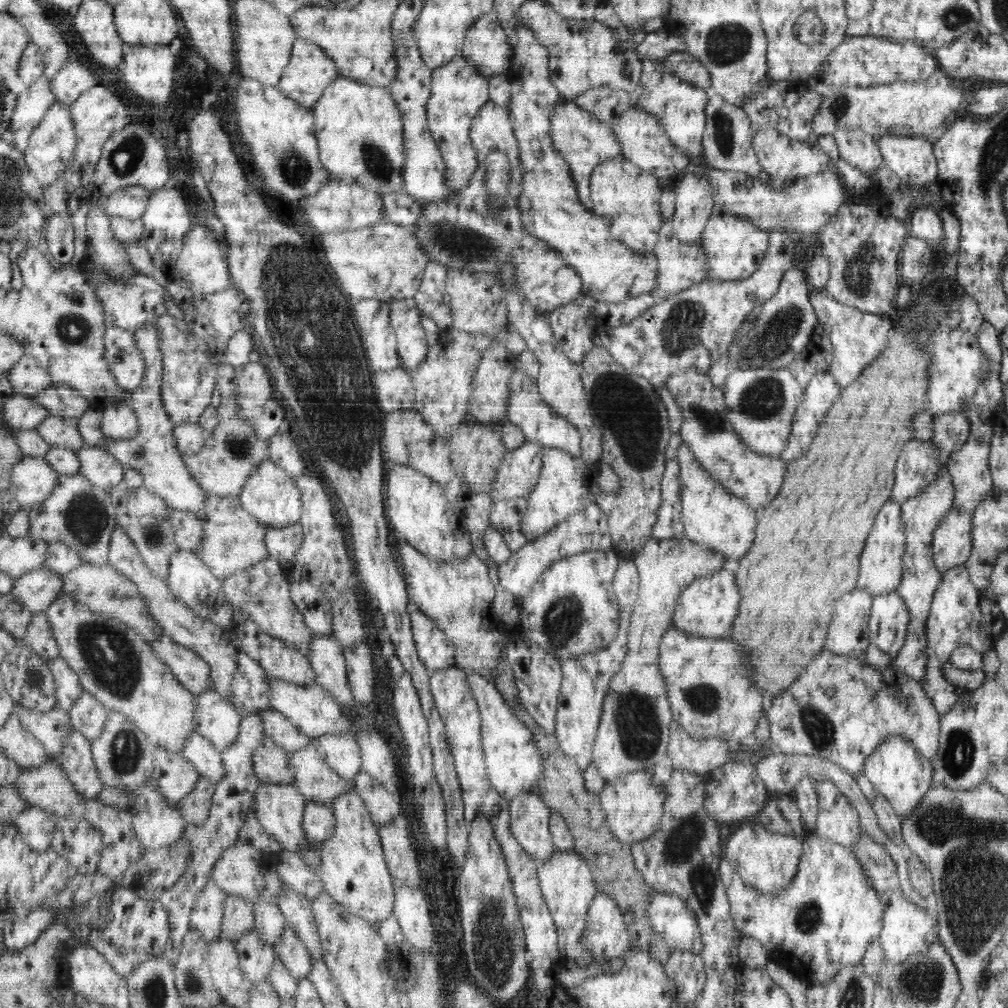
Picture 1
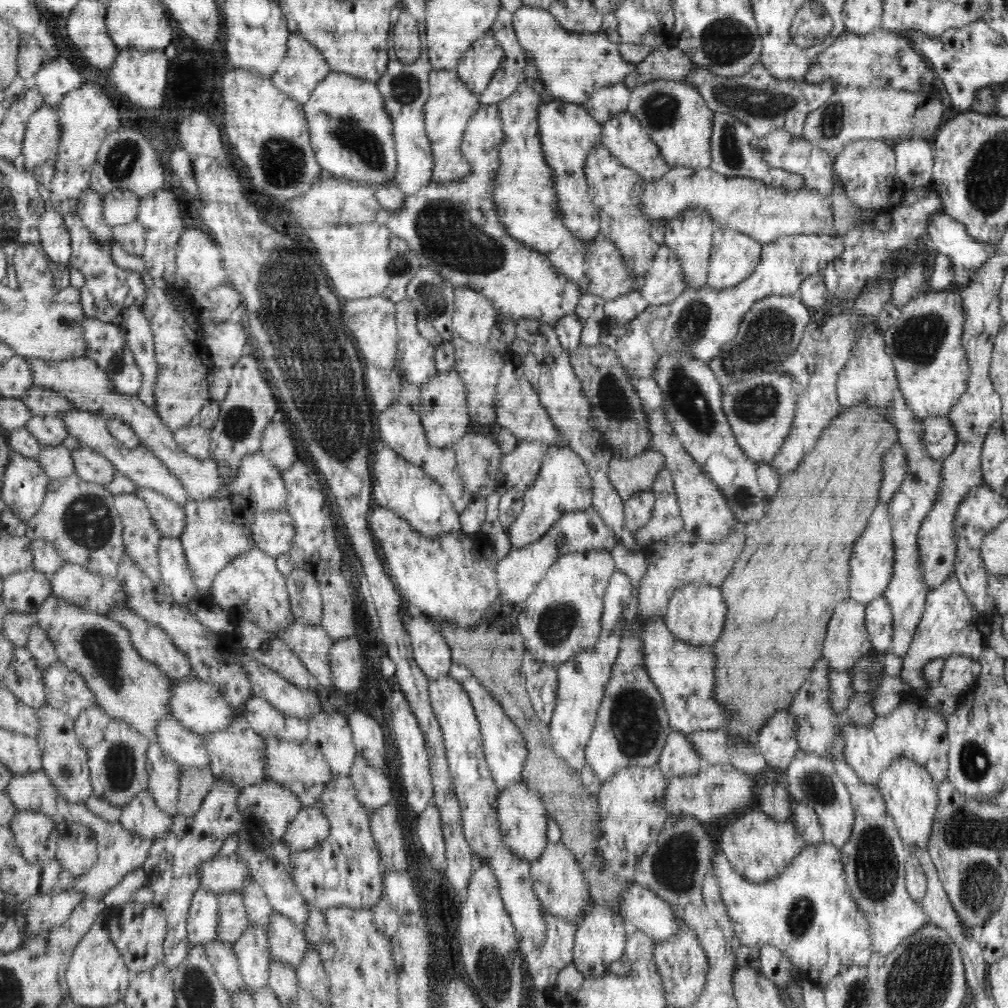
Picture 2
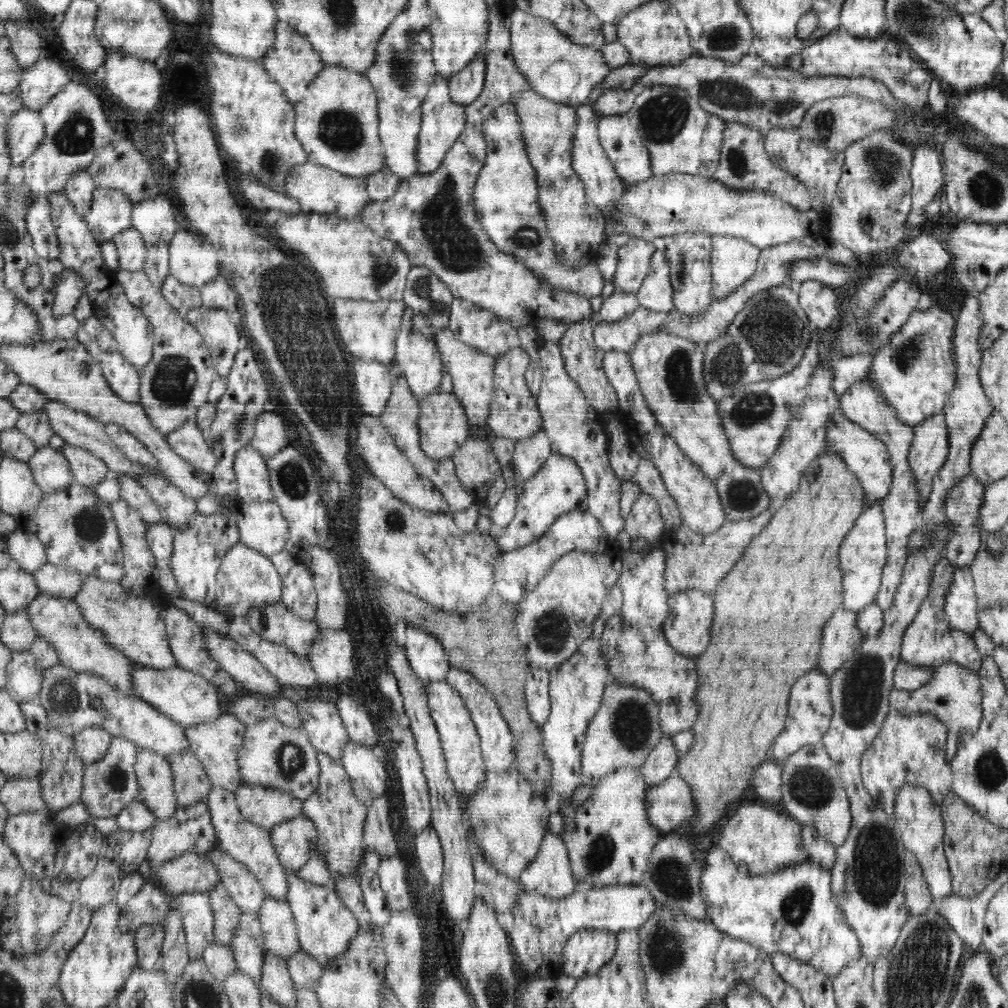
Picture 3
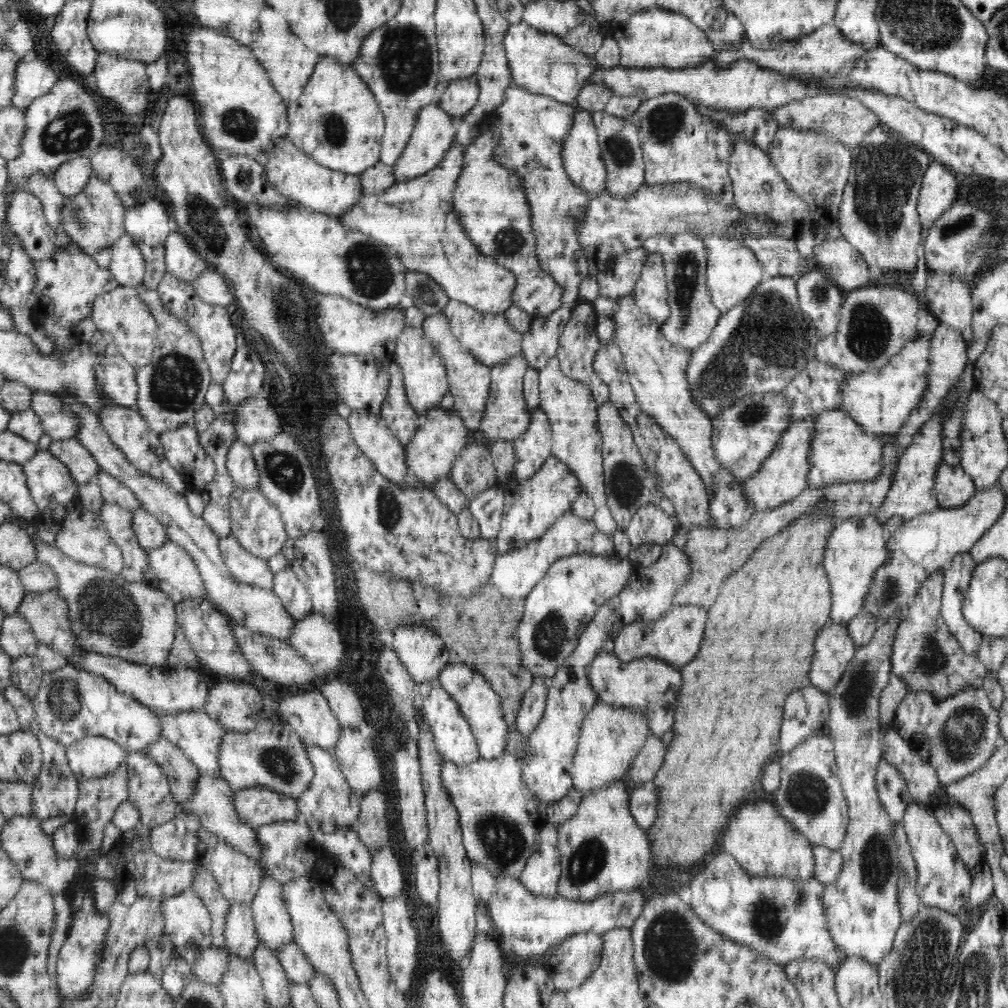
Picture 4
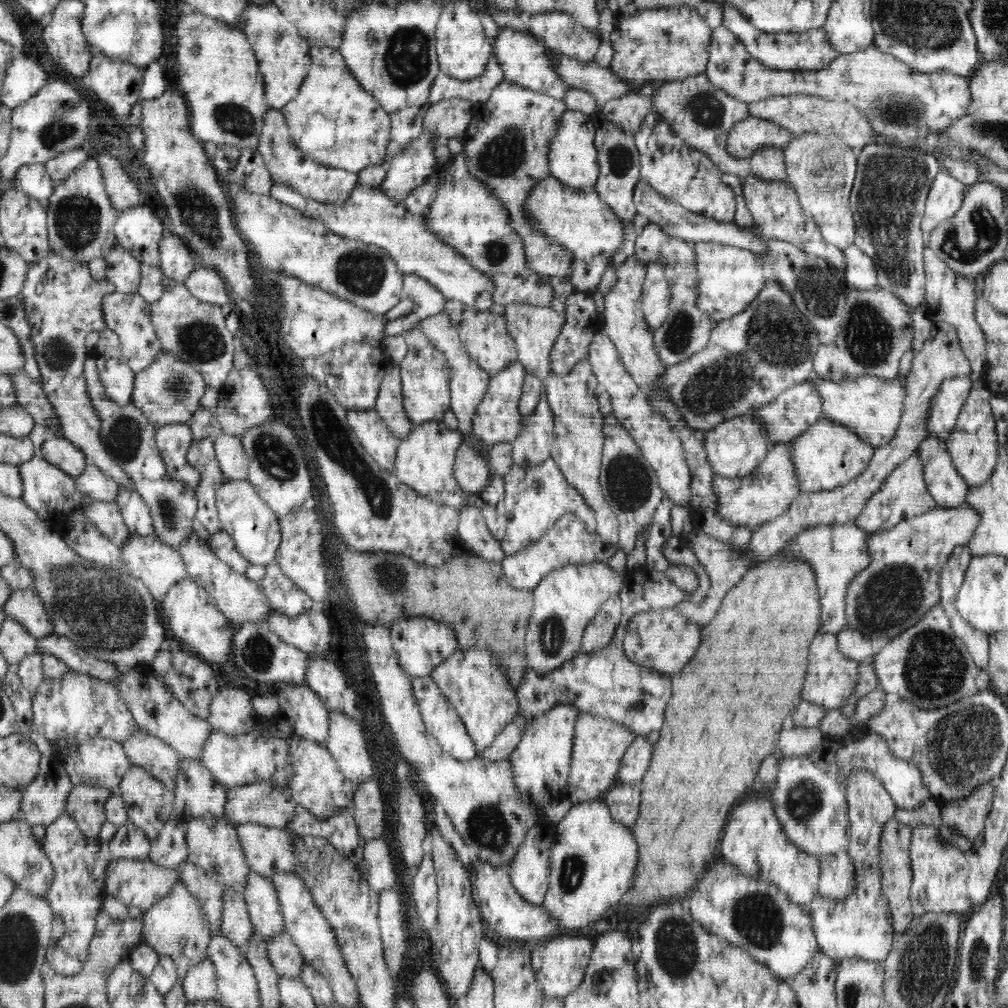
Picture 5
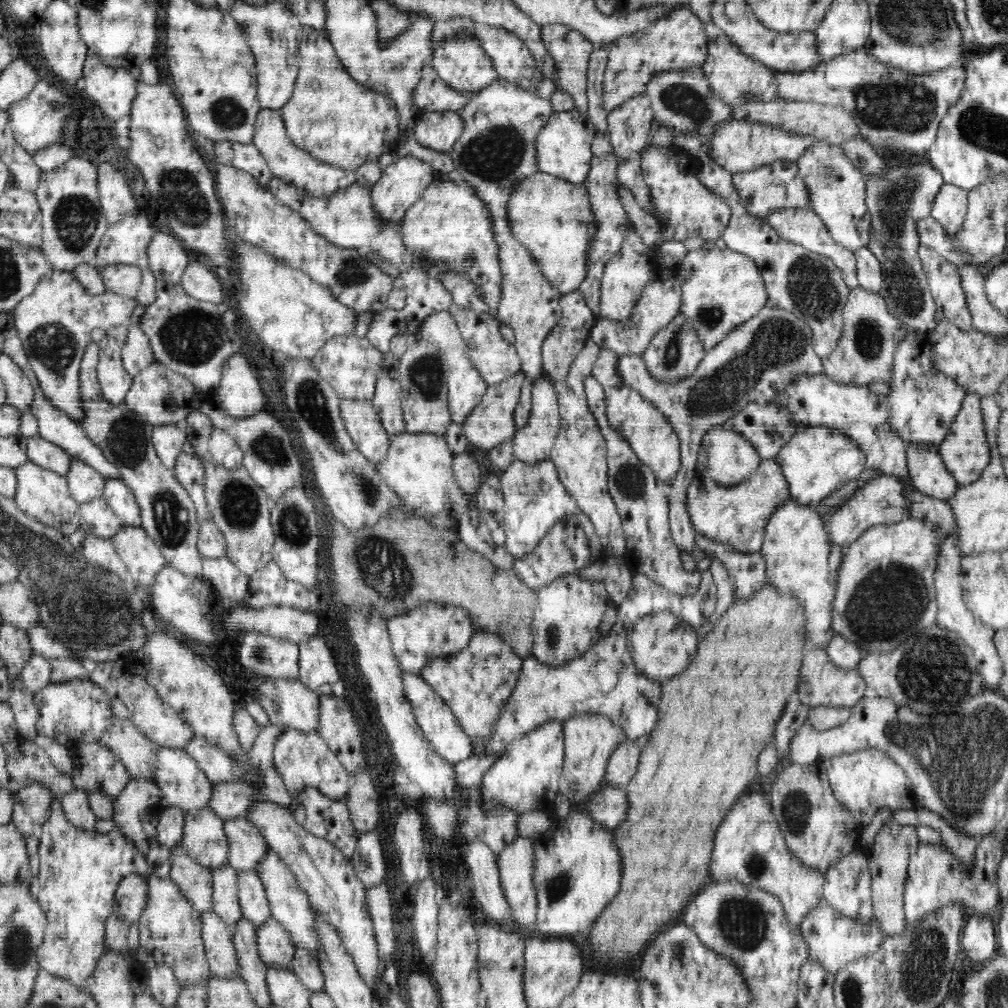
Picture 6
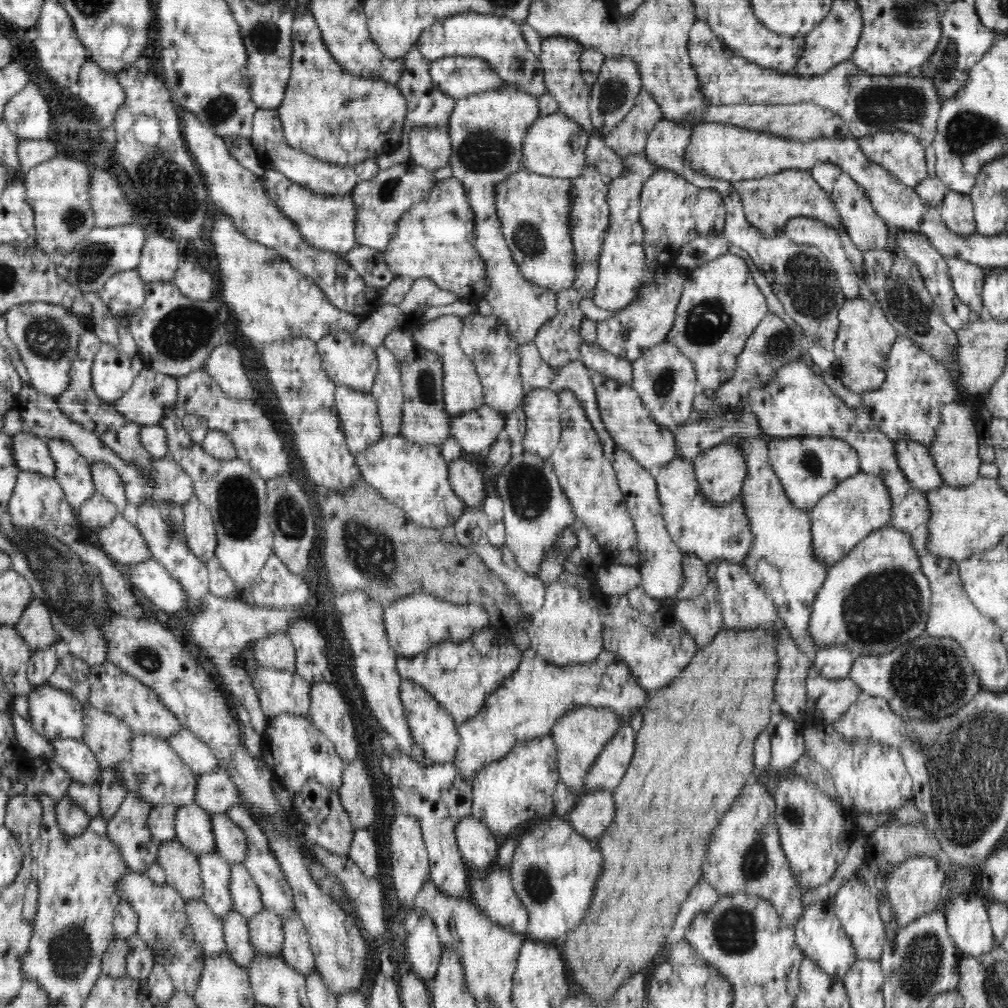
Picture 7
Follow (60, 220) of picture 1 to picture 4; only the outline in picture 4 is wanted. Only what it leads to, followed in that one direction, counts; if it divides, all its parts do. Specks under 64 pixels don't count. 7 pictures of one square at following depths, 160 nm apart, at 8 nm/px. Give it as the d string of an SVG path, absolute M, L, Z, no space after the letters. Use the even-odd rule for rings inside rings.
M19 190L10 198L7 221L21 238L25 251L32 260L50 258L58 251L57 236L48 224L43 204L28 190Z

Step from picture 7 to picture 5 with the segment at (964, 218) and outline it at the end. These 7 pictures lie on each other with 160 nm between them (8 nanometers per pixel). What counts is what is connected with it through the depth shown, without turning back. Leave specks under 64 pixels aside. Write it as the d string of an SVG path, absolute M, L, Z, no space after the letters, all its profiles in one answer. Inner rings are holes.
M942 169L930 184L926 196L922 217L922 246L929 246L931 232L946 218L950 218L959 209L968 189L957 178Z

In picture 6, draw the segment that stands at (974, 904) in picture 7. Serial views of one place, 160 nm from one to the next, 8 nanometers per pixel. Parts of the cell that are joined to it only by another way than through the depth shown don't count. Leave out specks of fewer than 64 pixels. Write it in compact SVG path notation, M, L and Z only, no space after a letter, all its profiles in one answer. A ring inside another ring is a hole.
M973 914L960 937L962 950L972 962L984 964L998 954L994 922L988 916Z

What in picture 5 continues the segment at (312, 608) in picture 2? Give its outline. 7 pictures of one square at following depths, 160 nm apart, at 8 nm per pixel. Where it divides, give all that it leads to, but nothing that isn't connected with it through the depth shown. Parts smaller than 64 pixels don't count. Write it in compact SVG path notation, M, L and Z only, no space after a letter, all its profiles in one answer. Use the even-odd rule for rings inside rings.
M275 562L267 565L266 575L258 583L271 607L285 615L292 617L315 607L314 601Z

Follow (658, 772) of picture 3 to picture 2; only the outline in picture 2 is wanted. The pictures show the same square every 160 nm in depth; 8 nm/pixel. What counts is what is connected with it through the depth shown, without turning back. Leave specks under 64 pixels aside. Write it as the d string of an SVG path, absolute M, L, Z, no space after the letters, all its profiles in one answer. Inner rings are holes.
M671 730L657 765L664 776L671 778L695 775L700 772L705 763L686 733Z

